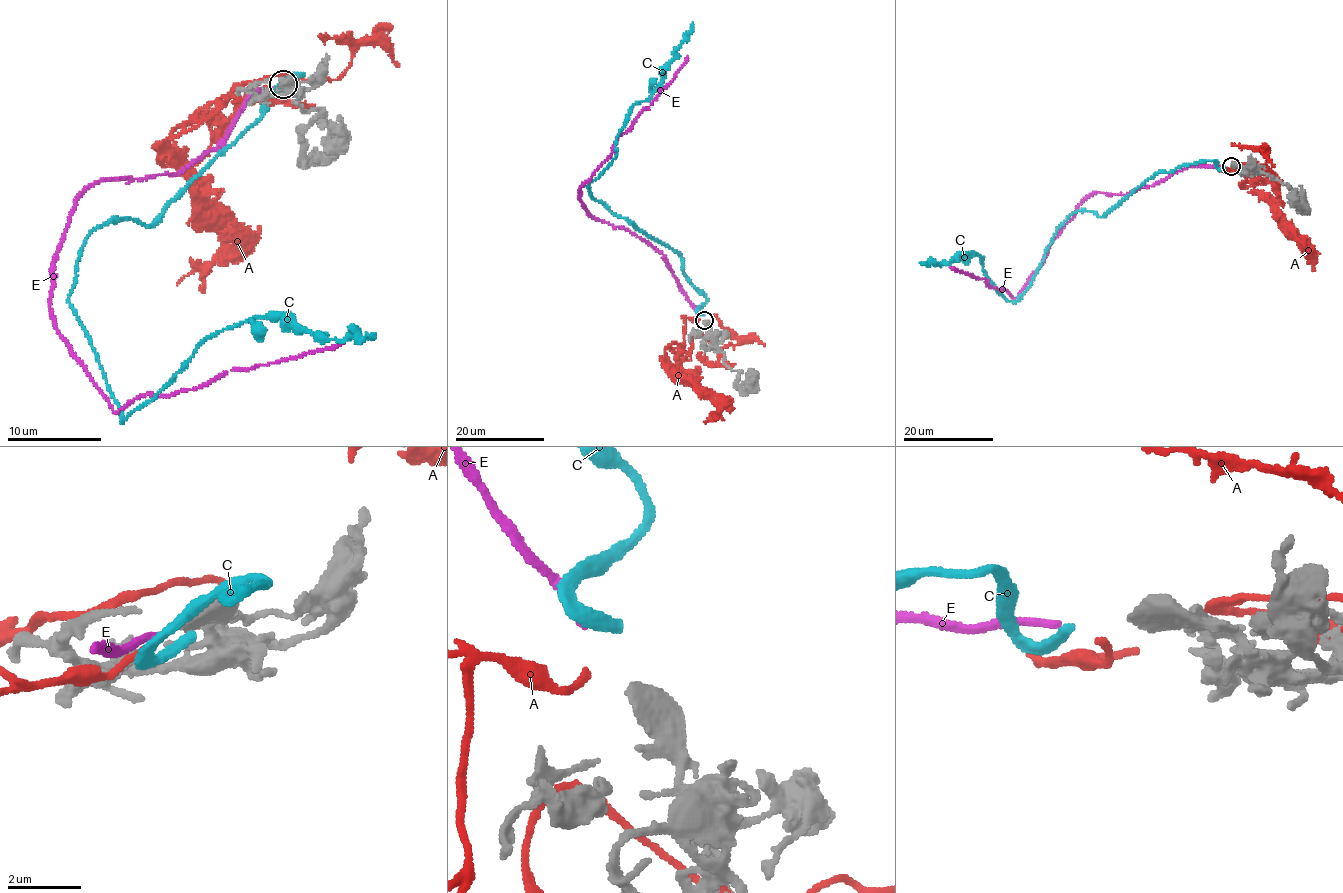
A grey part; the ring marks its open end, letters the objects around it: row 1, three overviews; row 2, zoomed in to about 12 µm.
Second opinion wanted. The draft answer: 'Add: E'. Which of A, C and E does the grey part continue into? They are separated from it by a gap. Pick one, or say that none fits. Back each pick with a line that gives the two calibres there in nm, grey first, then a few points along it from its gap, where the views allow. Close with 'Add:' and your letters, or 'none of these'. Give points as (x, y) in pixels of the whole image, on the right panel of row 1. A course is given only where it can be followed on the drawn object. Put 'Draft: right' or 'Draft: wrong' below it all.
E: calibres 440 and 200 nm; course (1223, 166), (1191, 165), (1126, 195), (1091, 195), (1065, 224), (1017, 297), (951, 267)
Add: E
Draft: right

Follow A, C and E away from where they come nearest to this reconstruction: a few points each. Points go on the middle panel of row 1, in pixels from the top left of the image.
A: (699, 320), (685, 318), (678, 355), (693, 377), (688, 384), (680, 381), (693, 383), (719, 408), (704, 422)
C: (703, 314), (706, 298), (680, 256), (588, 189), (691, 22)
E: (698, 314), (662, 254), (625, 229), (592, 218), (580, 200), (580, 188), (688, 56)

